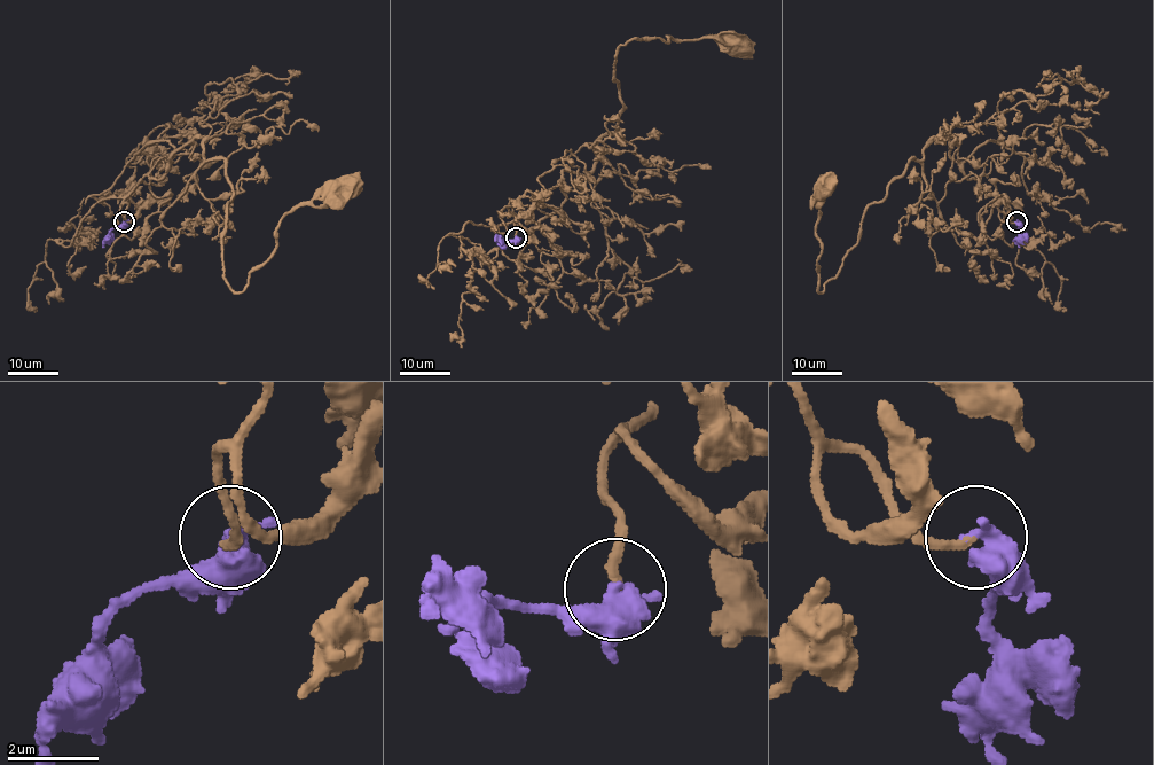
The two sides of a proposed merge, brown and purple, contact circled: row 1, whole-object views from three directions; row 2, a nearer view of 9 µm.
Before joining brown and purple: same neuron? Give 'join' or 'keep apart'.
join

